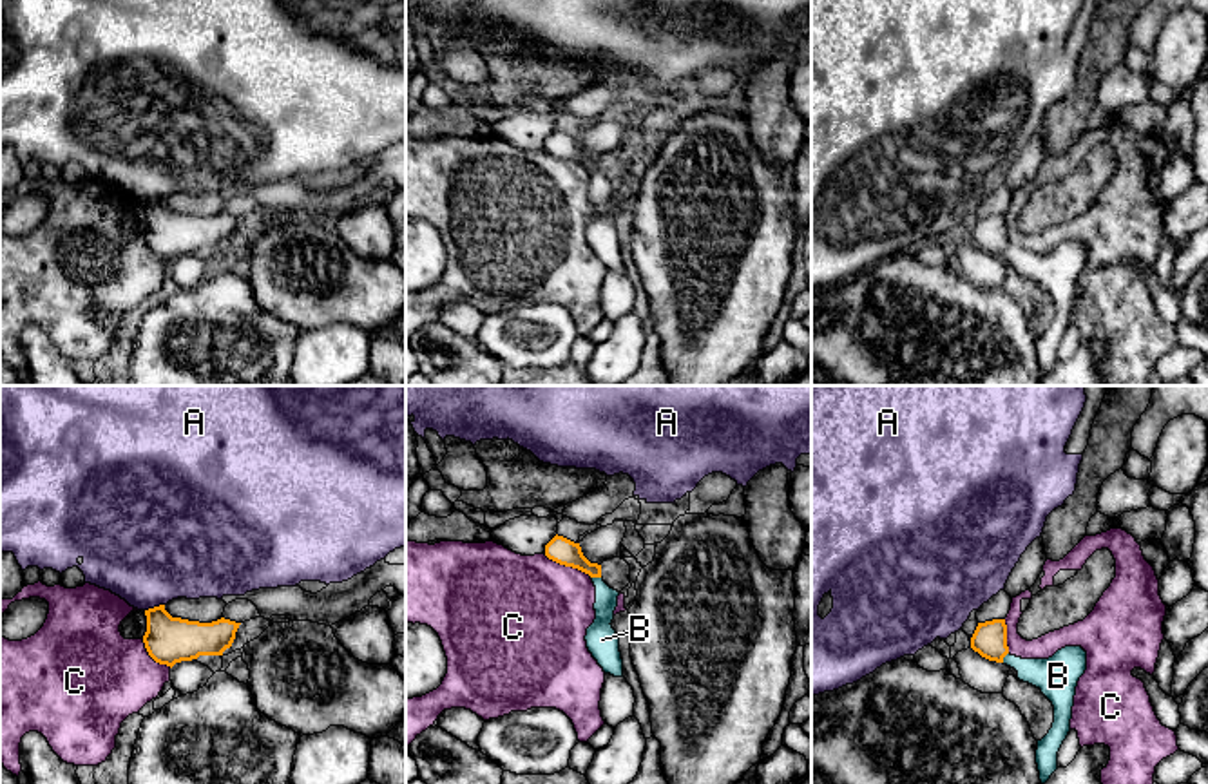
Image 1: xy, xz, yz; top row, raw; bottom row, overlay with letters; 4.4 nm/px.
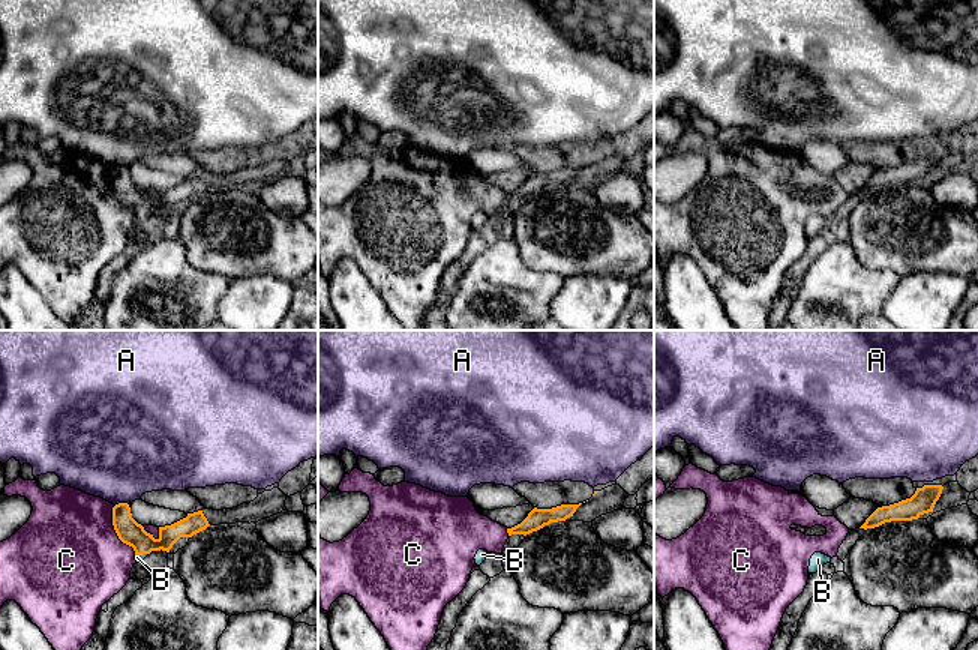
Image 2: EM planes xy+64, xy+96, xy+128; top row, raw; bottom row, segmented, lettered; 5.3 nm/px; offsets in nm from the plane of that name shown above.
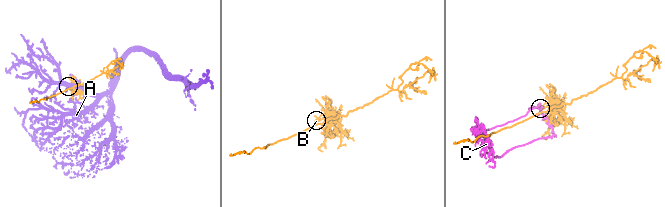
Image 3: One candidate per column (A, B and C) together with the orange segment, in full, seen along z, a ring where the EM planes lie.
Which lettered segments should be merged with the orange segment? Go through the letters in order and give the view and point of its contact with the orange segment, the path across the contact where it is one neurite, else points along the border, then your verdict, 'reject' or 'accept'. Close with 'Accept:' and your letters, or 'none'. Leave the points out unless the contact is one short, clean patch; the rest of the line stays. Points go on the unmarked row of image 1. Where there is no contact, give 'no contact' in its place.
A: xy (154, 201) | reject
B: xz (596, 171) | across xz (560, 143), (596, 171), (604, 187), (600, 227) | accept
C: xz (567, 160) | reject
Accept: B

